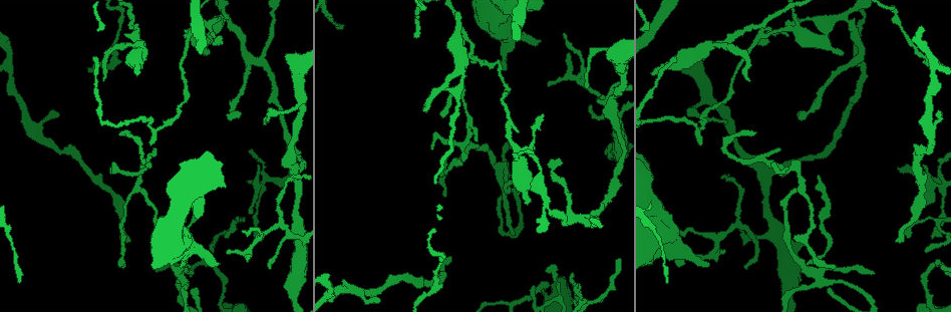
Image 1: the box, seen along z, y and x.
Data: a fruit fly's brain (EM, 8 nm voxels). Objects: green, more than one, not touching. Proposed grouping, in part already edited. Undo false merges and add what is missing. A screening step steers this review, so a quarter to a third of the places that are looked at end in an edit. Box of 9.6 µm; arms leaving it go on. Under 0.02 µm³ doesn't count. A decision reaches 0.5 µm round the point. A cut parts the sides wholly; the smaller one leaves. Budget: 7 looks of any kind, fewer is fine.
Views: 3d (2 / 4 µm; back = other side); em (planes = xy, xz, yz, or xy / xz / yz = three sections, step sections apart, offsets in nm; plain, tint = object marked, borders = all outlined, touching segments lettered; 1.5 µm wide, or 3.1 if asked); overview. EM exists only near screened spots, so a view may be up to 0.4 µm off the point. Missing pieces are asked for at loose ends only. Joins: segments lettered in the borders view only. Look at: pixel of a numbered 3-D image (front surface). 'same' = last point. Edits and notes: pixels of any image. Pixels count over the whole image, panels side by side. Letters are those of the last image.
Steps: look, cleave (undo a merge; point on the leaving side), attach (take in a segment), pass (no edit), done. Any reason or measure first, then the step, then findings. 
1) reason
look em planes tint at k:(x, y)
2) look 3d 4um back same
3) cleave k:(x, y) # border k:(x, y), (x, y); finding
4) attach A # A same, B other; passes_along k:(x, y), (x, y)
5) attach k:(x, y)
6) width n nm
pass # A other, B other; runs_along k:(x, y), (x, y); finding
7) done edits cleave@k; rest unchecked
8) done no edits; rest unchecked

tapers out
look 3d 2um back at 1:(898, 169)

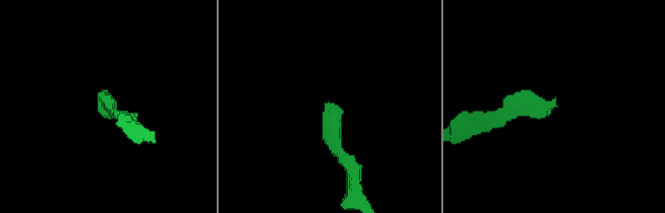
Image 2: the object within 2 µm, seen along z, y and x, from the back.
now the EM
look em planes borders at 2:(103, 104)

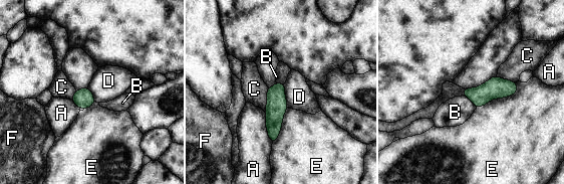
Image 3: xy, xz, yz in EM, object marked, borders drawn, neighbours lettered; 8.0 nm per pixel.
pass # A other, B other, C other, D other, E other, F other; none of them fits

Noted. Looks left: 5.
look em planes plain at 1:(251, 213)

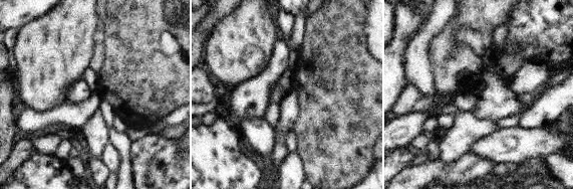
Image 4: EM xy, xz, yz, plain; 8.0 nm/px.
see the neighbours
look em planes borders same

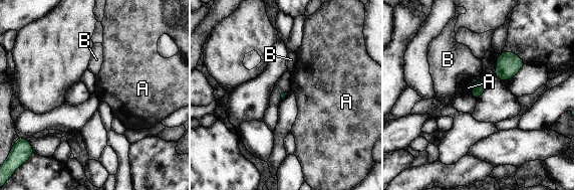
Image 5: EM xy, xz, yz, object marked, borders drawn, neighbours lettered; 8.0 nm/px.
pass # A other, B other; border 5:(477, 79), (470, 93); no lettered segment goes on from it

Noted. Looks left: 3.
an open end
look em xz step 4 tint at 1:(679, 264)

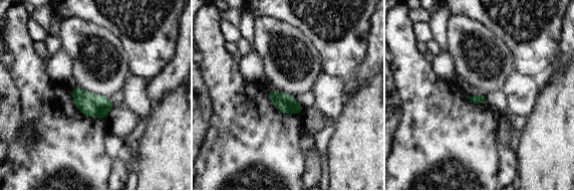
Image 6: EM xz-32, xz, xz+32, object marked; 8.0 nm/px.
cut it another way
look em planes borders same

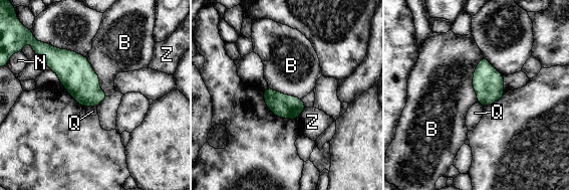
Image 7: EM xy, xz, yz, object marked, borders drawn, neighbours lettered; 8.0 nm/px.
width 190 nm
pass # B other, N other, Q other, Z other; border 7:(483, 56), (473, 78), (477, 101); no lettered segment goes on from it

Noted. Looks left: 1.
done no edits; rest unchecked

